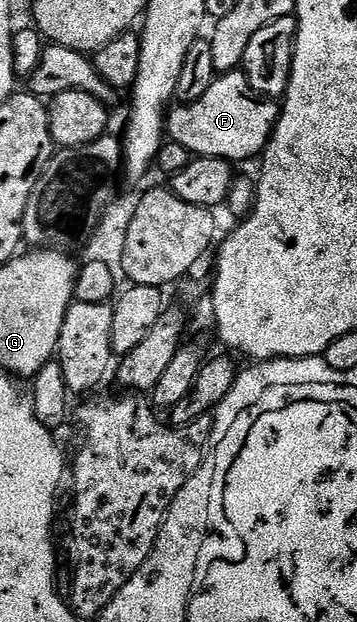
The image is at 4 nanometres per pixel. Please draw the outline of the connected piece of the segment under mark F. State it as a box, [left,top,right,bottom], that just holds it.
[166,71,280,163]

